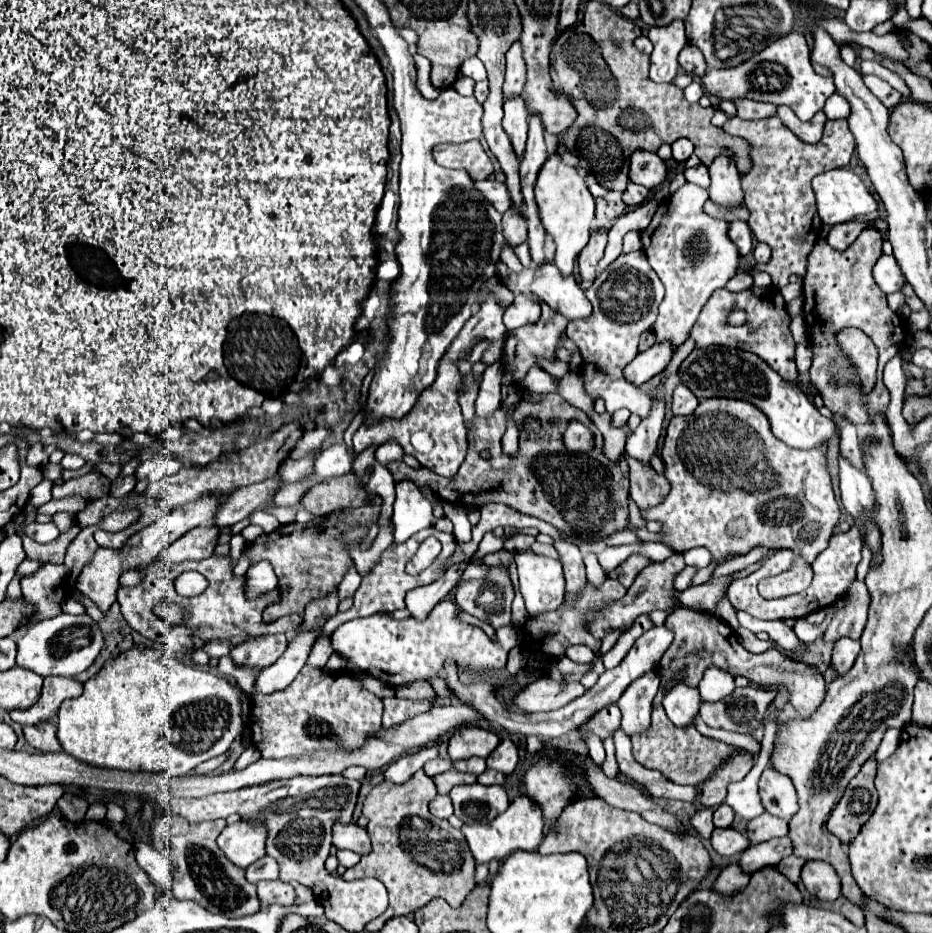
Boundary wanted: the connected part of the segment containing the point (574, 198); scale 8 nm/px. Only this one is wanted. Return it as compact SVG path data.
M558 147L546 159L546 163L542 165L538 173L534 193L536 193L536 203L540 209L542 225L546 233L554 237L554 243L556 243L554 263L560 269L560 273L568 277L574 271L574 261L578 253L582 251L582 247L588 243L588 237L590 237L590 225L594 217L594 197L588 191L586 179L578 173L574 165L564 165L562 155L564 155L564 149Z

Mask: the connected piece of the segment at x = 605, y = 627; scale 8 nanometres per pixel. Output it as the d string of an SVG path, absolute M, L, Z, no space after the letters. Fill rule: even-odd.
M674 553L672 557L668 557L662 563L650 563L644 571L640 571L640 575L636 577L636 581L632 583L632 587L628 589L628 593L624 595L624 599L620 599L620 603L609 603L604 606L600 612L589 612L586 615L586 621L589 631L596 639L604 639L606 635L610 635L612 631L620 629L620 631L628 631L634 621L642 615L642 613L650 613L654 609L670 609L678 603L676 599L676 589L674 589L674 577L684 569L684 557L680 553Z

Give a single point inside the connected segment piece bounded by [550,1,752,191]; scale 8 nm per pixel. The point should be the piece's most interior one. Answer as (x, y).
(595, 64)

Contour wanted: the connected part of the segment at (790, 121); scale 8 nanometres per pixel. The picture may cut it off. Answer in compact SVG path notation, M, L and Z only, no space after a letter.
M780 105L780 107L778 107L778 117L782 119L782 123L784 123L798 139L802 139L802 141L806 141L806 143L816 143L816 141L820 141L822 129L824 129L824 121L826 121L824 111L818 111L810 121L800 121L790 107Z

